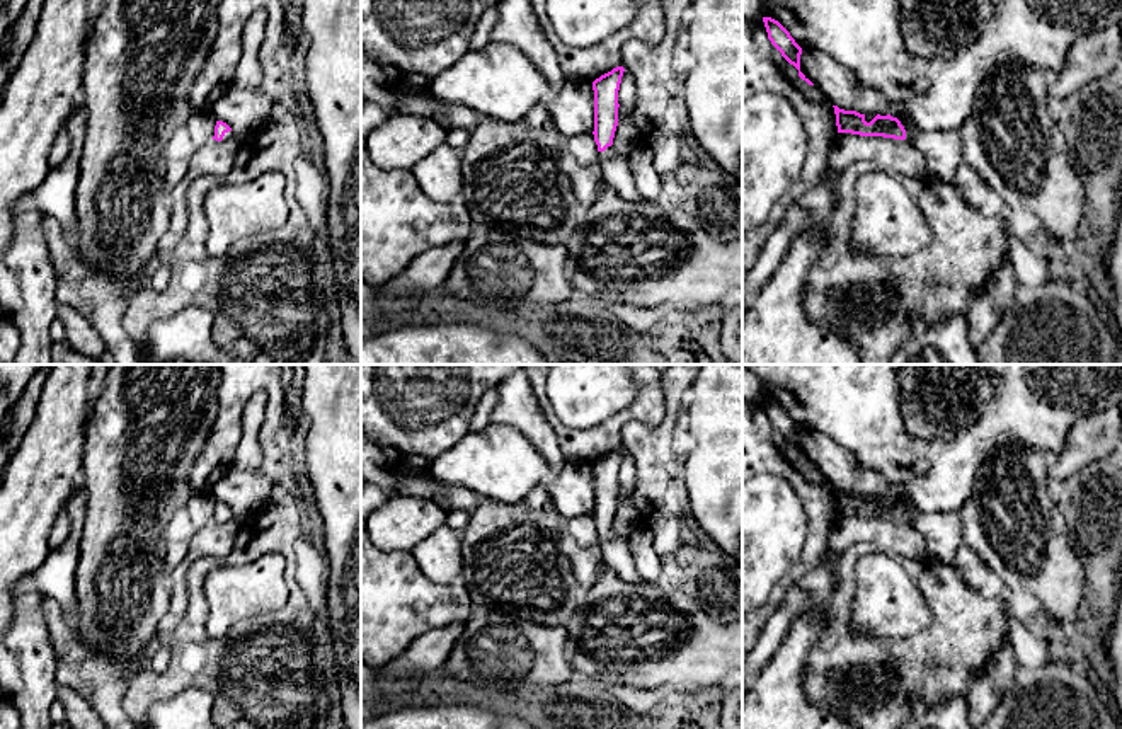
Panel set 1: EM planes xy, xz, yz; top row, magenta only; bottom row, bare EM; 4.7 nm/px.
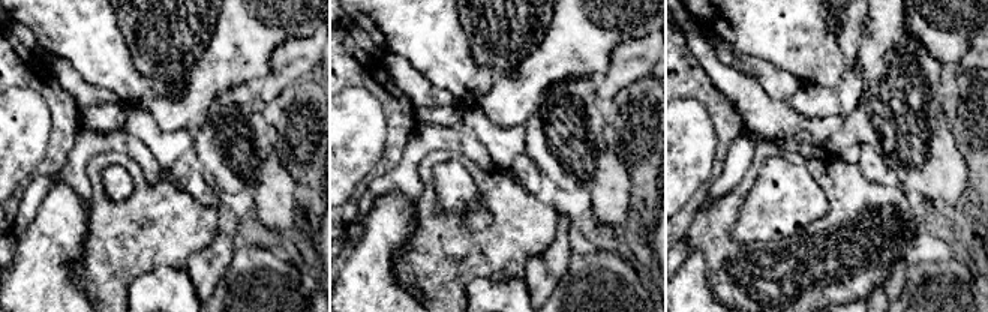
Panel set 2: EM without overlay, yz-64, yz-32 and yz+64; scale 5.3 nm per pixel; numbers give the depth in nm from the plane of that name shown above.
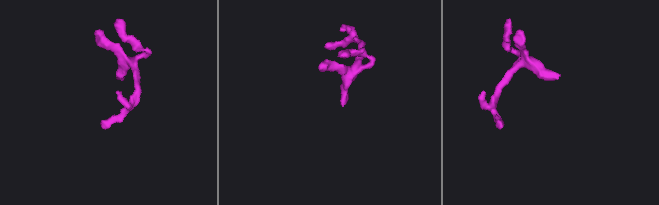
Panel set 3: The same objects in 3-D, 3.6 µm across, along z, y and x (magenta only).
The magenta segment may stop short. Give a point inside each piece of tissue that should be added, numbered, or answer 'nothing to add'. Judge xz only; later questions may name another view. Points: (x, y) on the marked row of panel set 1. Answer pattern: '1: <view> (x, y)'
1: xz (617, 174)

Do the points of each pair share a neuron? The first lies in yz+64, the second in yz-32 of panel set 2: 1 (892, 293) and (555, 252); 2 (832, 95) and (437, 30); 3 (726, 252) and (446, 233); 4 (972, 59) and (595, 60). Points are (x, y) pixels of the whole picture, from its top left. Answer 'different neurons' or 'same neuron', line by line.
1: same neuron
2: different neurons
3: same neuron
4: different neurons

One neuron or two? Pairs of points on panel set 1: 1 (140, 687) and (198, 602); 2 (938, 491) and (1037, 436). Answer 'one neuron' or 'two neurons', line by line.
1: one neuron
2: one neuron

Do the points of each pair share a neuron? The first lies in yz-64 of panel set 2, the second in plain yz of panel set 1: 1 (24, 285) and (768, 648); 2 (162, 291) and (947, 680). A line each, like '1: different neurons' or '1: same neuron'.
1: different neurons
2: different neurons

